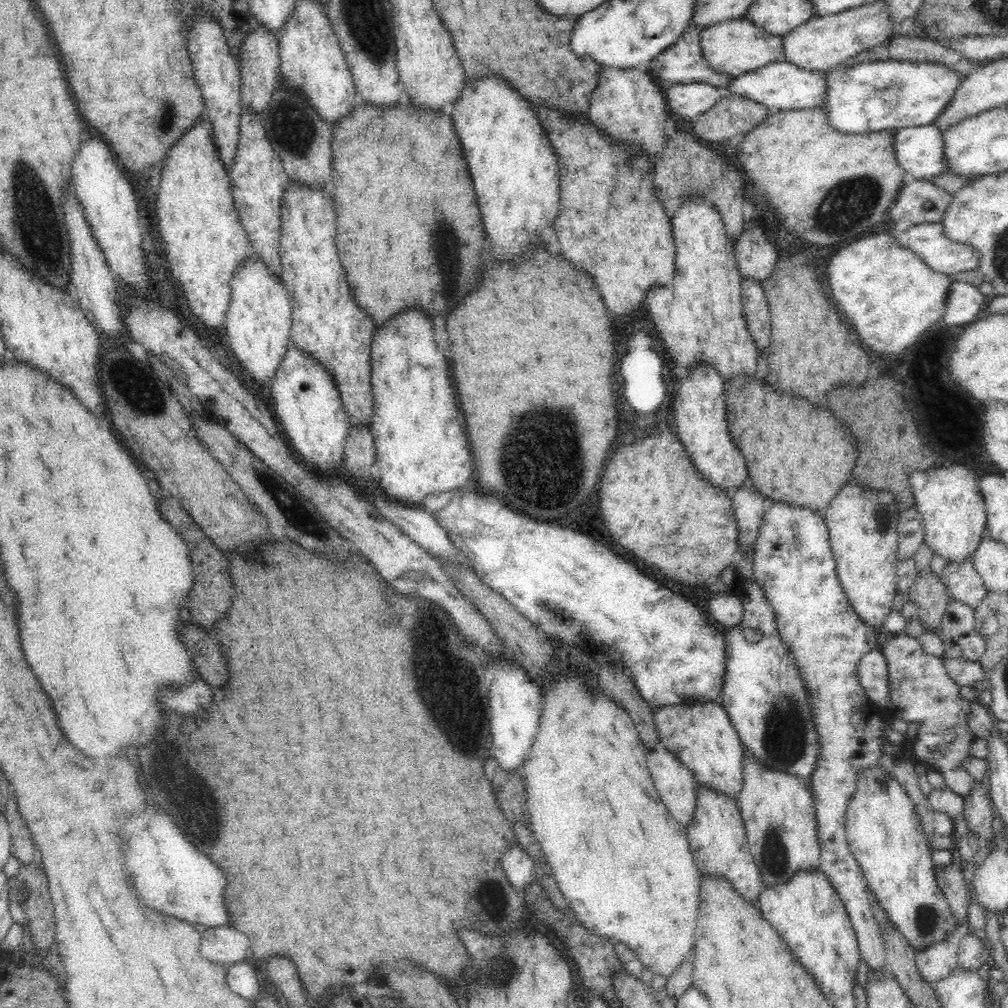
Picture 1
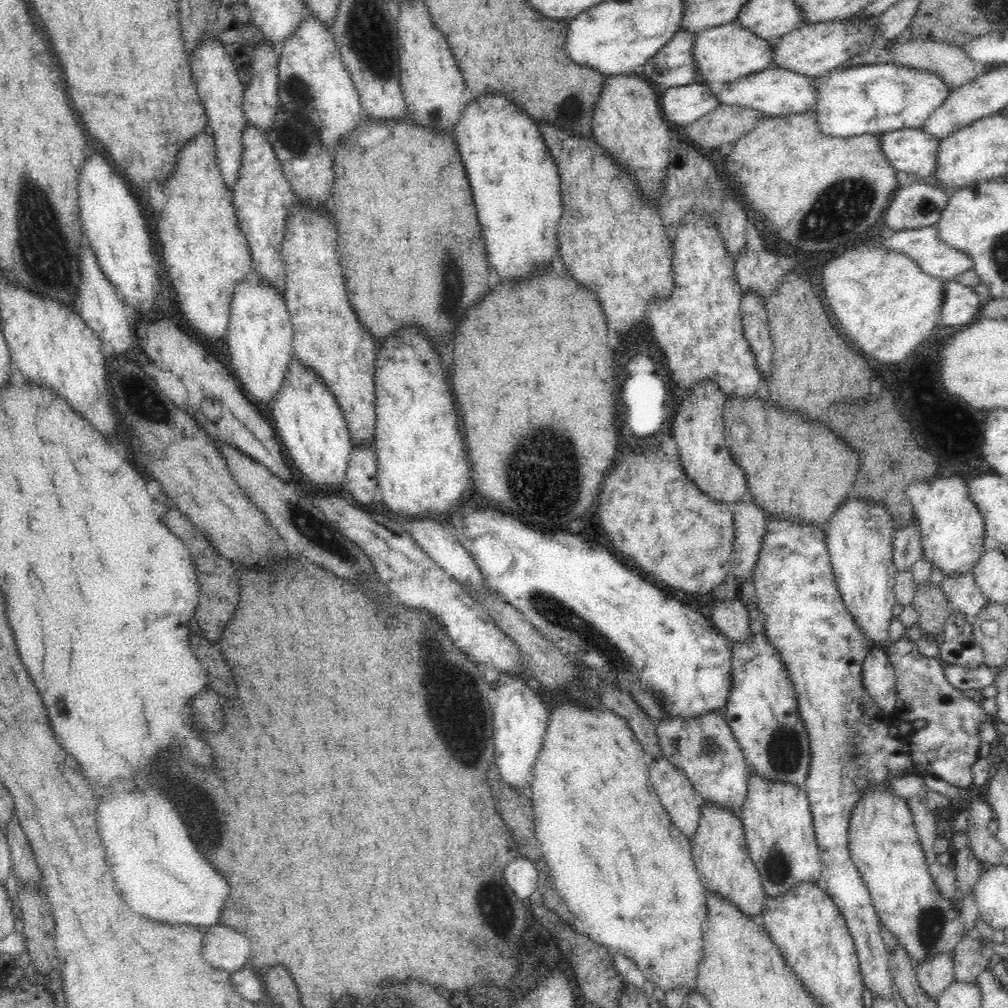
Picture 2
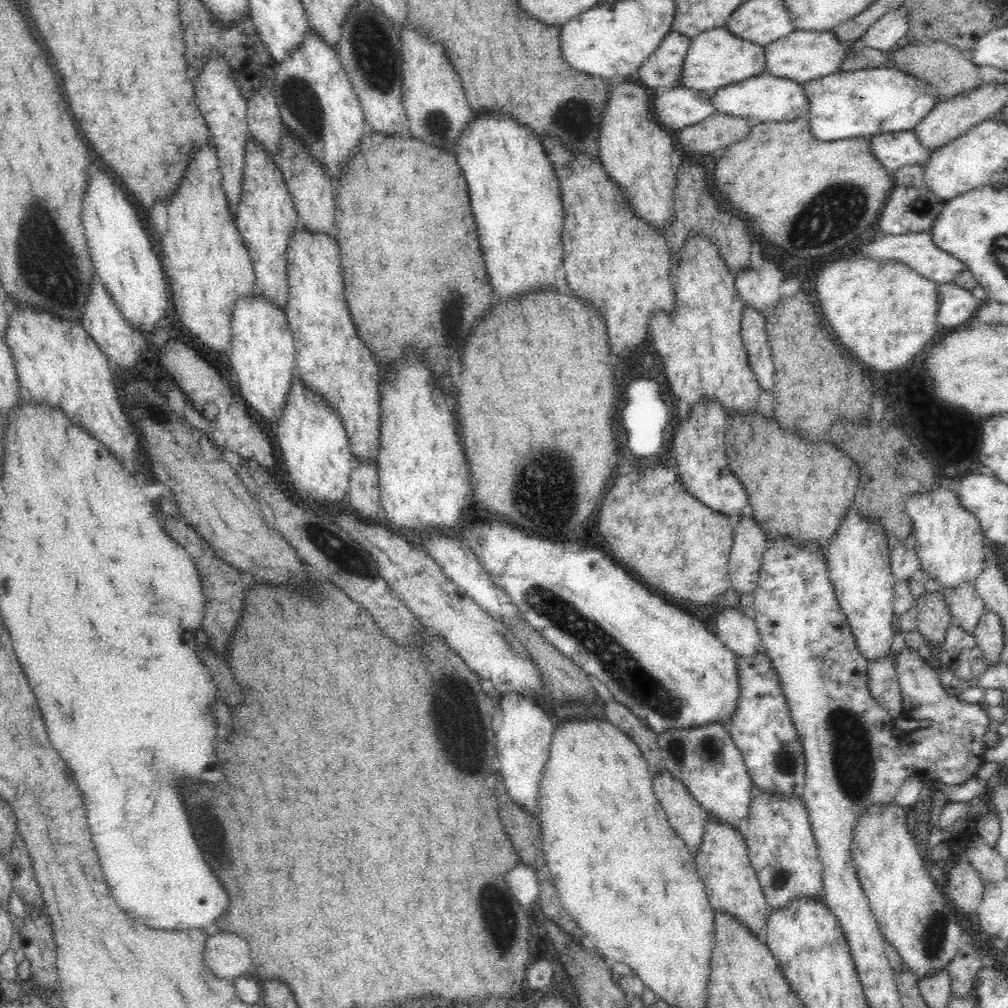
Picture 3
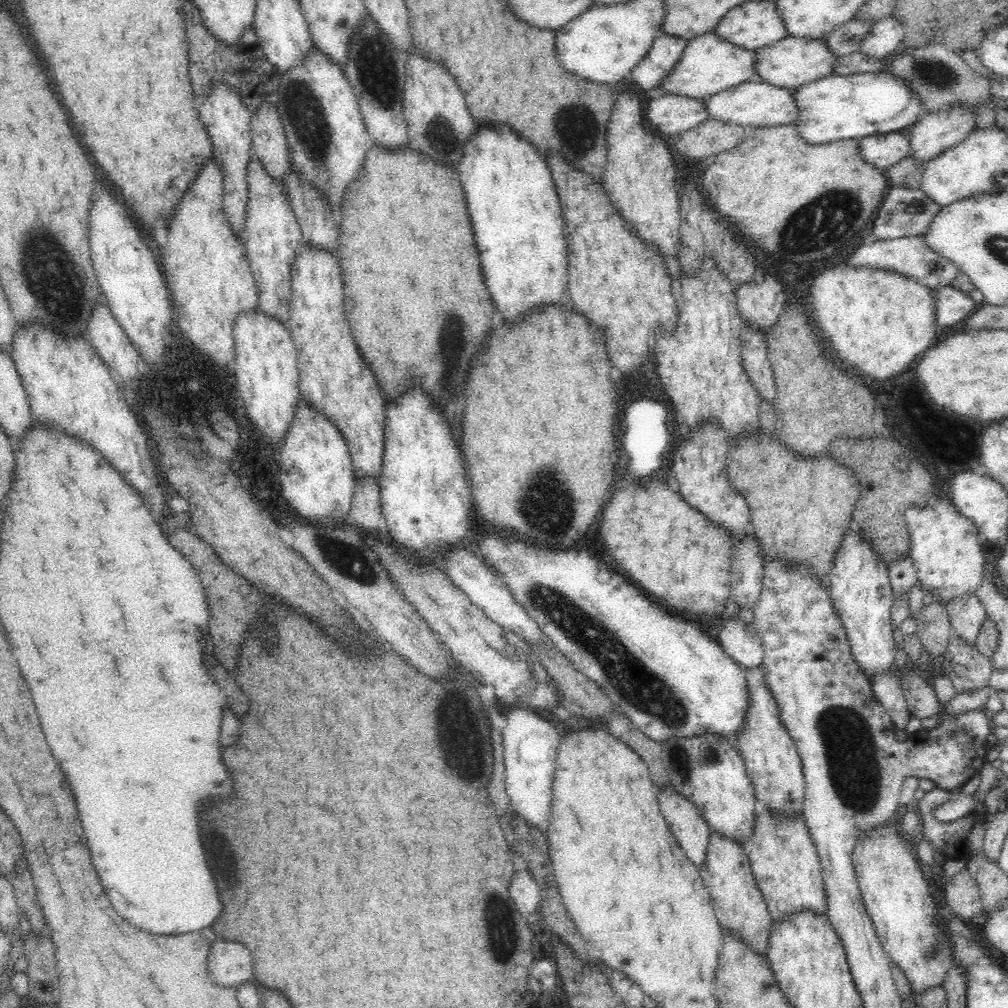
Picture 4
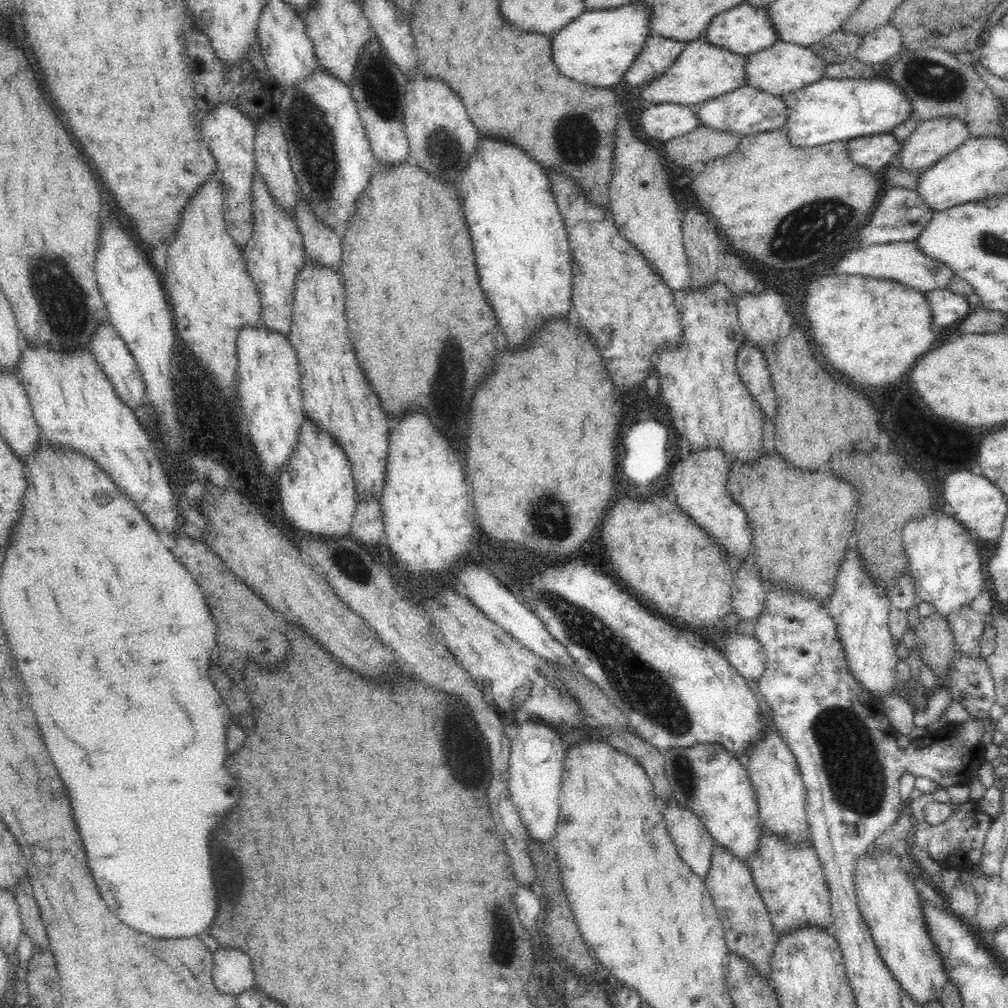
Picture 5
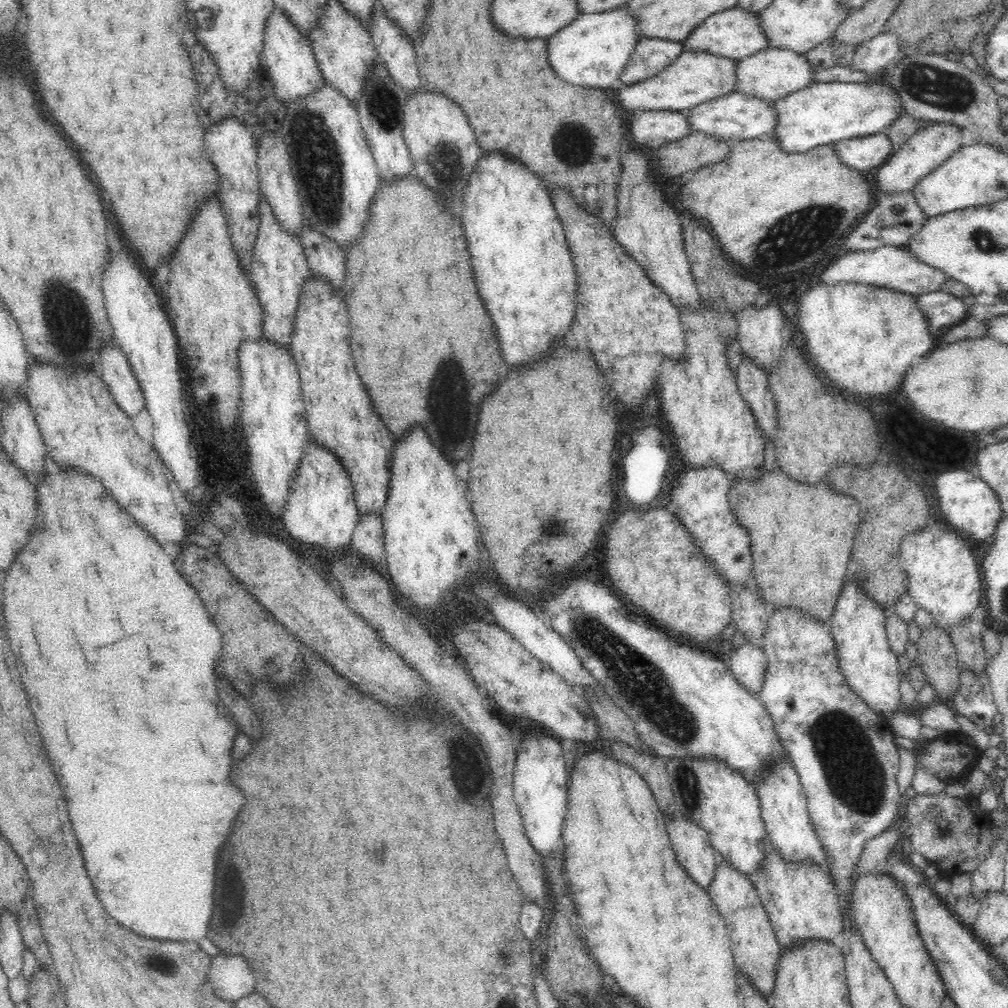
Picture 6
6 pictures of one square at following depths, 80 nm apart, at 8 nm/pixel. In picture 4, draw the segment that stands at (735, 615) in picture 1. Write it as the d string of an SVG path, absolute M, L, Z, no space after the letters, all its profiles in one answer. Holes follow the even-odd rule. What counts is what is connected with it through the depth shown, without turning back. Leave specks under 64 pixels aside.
M740 618L723 621L720 645L724 653L743 670L762 667L764 648L753 626L748 626Z

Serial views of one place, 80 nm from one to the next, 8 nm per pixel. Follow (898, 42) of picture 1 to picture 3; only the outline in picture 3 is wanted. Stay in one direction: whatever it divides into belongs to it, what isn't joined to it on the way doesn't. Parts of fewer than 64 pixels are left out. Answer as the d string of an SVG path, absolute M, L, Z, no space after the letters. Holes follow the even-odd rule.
M944 41L909 43L904 48L895 48L891 55L891 66L900 72L912 75L921 84L934 87L936 103L954 98L962 93L976 90L982 83L978 66L967 56L966 52Z

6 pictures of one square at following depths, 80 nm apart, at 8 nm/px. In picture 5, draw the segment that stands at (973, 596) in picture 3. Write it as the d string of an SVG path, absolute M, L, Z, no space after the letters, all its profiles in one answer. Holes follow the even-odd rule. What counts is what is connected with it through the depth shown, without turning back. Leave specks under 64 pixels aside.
M974 604L966 605L948 616L947 624L952 632L958 653L969 658L980 658L980 642L988 617L974 610Z

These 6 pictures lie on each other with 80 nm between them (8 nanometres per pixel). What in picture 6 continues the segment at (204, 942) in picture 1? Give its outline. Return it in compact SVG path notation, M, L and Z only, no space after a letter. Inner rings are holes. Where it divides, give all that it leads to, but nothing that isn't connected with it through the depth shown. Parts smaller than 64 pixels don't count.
M214 956L208 976L215 995L224 1001L236 1002L255 991L255 976L242 956Z

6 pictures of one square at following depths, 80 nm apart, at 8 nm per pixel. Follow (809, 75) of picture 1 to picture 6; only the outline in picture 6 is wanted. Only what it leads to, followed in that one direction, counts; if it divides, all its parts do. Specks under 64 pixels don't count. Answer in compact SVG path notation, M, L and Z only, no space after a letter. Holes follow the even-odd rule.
M734 91L691 108L686 113L691 134L706 134L717 140L740 141L769 137L776 128L776 111L772 102Z

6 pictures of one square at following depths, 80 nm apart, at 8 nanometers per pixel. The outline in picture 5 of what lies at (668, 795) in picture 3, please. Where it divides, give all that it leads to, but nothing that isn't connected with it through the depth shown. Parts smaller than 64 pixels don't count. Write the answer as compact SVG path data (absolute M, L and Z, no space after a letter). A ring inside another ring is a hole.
M672 798L668 804L662 805L661 809L668 829L668 834L676 847L676 851L678 851L678 854L680 855L680 859L688 865L688 868L692 873L700 877L702 881L705 881L710 870L713 848L715 847L708 829L700 822L700 818L696 817L690 809L680 807L674 798Z

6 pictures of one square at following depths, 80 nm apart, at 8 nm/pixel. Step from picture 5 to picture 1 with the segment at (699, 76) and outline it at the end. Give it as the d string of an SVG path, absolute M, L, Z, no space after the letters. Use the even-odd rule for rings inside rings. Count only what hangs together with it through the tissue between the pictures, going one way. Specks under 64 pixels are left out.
M746 17L704 27L699 32L700 52L706 63L724 77L739 77L771 62L784 61L782 53L782 36L774 36L756 26Z

